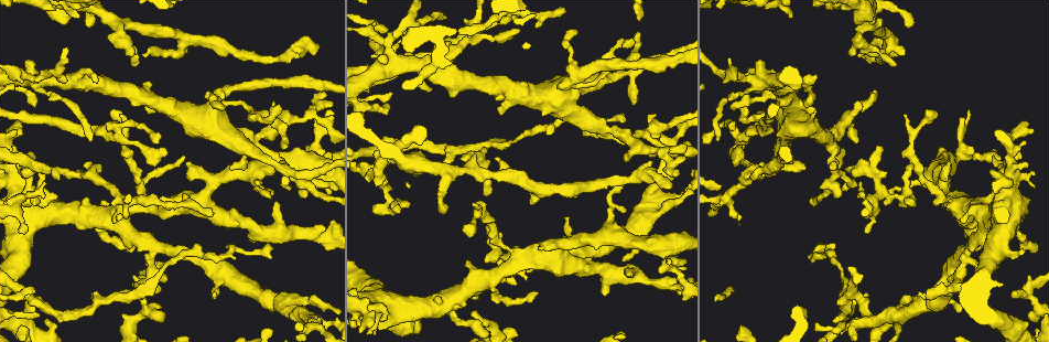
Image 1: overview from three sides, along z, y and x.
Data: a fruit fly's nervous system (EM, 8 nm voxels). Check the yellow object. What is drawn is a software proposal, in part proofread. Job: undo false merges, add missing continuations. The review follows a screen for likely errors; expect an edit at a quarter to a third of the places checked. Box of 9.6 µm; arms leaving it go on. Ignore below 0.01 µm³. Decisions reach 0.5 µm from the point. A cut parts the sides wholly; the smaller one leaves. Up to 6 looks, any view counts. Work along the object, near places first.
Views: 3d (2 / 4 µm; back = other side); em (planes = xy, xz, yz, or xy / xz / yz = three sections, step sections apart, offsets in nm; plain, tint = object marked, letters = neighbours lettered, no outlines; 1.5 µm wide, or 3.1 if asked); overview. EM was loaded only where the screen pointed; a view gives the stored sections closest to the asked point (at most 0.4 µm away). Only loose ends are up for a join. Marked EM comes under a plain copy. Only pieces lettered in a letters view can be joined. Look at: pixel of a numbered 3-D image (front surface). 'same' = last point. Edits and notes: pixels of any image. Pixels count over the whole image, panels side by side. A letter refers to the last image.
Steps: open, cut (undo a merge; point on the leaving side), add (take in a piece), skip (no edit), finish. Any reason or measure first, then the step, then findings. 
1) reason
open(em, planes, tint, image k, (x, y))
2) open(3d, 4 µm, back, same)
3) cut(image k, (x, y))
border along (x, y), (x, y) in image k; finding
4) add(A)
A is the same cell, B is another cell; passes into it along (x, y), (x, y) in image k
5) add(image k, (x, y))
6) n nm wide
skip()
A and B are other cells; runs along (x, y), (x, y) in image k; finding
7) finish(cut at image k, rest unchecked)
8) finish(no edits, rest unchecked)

sharp bend
open(em, yz, step 8, tint, image 1, (217, 260))

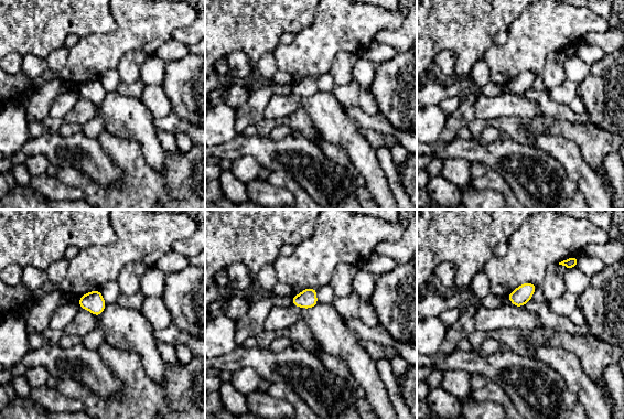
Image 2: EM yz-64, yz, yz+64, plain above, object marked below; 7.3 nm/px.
open(em, planes, letters, same)

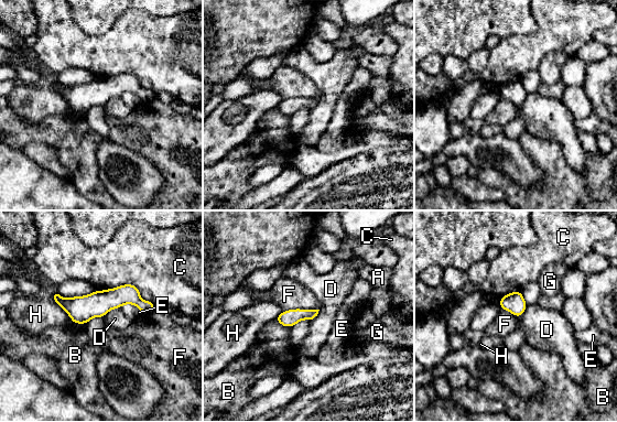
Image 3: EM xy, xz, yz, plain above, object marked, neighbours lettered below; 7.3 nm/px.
skip()
A, B, C, D, E, F, G and H are other cells; runs along (55, 296), (150, 304) in image 3; one neuron here

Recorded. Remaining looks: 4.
an open end
open(3d, 4 µm, image 1, (910, 166))

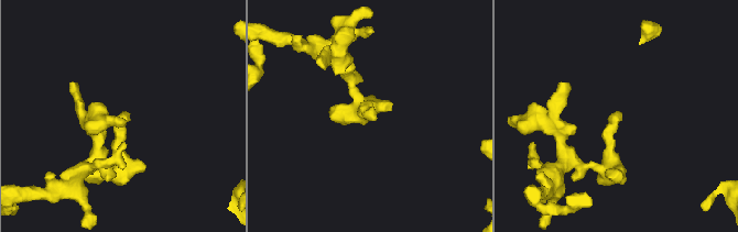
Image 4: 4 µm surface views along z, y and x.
open(em, xy, step 4, letters, image 4, (130, 113))

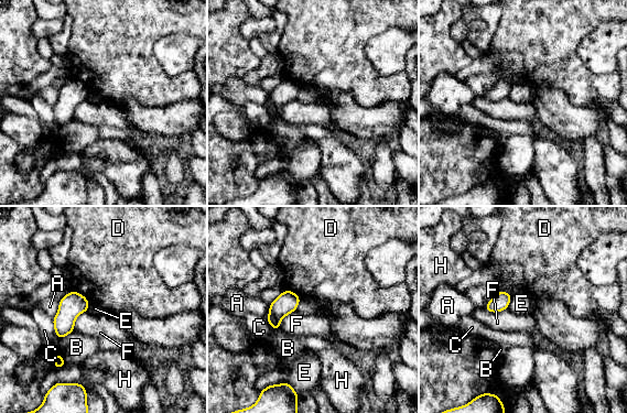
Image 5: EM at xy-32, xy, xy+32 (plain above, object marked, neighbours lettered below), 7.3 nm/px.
skip()
A, B, C, D, E, F and H are other cells; border along (72, 290), (80, 293), (89, 303) in image 5; no lettered piece goes on from it

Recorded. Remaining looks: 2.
finish(no edits, rest unchecked)

